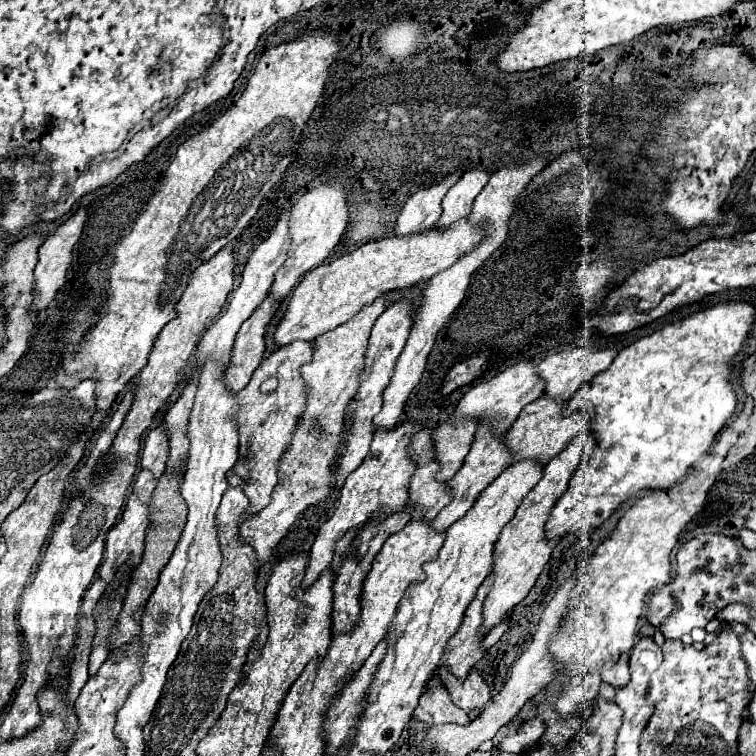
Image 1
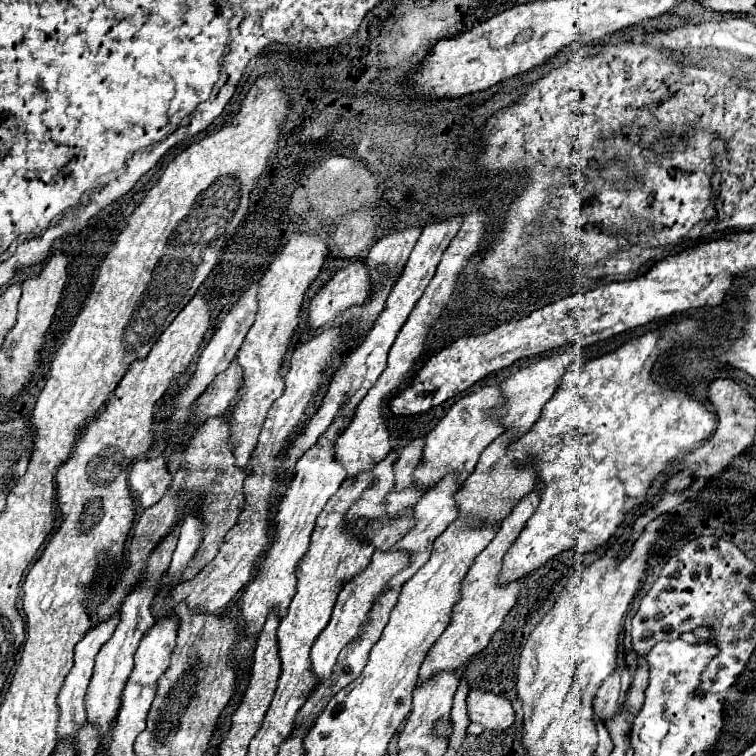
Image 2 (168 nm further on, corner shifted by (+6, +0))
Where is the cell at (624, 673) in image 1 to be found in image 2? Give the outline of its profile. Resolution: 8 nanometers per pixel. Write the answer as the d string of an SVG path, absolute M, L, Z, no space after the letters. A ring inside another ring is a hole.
M616 671L604 681L604 685L598 689L596 699L594 699L594 715L600 721L608 721L620 711L618 693L620 693L620 673Z

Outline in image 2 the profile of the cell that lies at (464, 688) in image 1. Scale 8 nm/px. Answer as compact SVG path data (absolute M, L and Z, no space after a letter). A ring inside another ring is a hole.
M472 689L466 703L468 703L470 721L480 723L488 731L502 733L514 723L512 703L504 697L484 693L480 689Z

